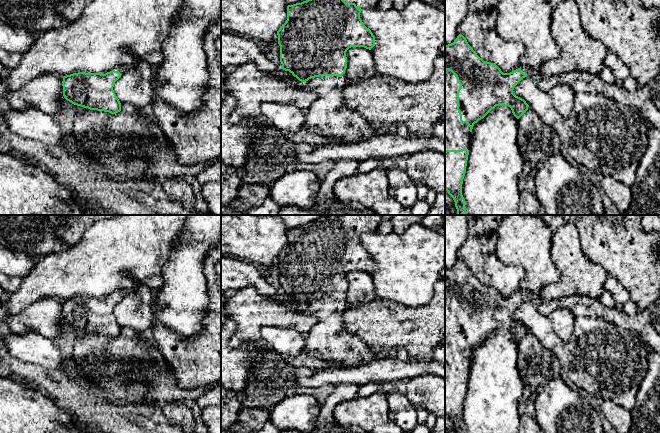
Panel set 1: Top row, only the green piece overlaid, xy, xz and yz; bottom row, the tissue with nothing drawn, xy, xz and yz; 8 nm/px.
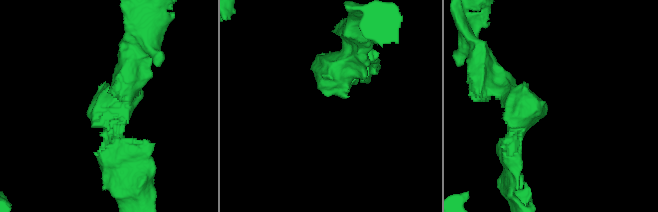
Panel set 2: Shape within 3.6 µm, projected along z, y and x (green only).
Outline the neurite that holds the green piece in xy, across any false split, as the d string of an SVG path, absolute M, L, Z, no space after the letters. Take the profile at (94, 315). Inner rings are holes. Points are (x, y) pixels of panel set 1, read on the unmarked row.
M116 291L102 297L78 296L63 301L63 320L74 329L116 338L121 327L113 311L125 292Z

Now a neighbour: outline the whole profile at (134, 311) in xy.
M134 282L134 286L125 293L113 311L120 327L128 327L137 335L145 334L153 323L153 297L152 290Z

